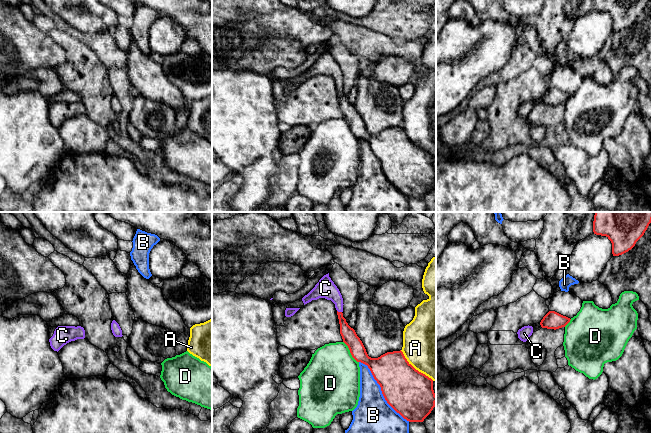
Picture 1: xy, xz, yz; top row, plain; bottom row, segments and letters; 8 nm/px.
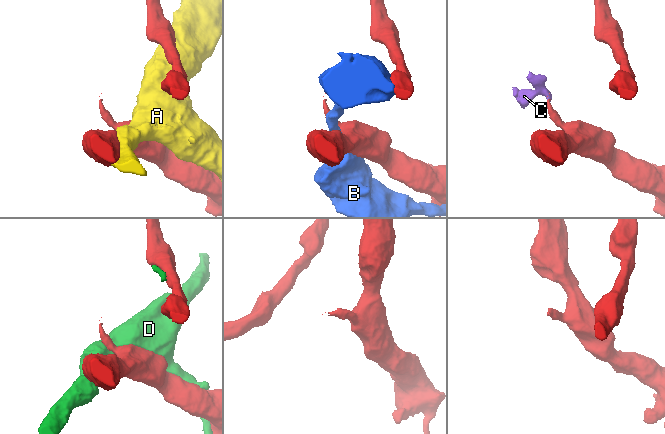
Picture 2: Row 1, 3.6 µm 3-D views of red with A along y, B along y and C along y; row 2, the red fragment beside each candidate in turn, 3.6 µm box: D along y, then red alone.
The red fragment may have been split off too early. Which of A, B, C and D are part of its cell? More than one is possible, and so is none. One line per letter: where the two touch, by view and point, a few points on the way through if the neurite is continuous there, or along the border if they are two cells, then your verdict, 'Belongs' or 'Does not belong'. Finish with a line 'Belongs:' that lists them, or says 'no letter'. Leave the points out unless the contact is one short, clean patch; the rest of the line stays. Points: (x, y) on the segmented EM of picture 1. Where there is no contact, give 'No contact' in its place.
A: Touches red at xz (414, 368). Does not belong
B: Touches red at xz (381, 390). Does not belong
C: Touches red at xz (339, 312). Path across: xz (349, 336), (339, 312), (338, 301), (325, 288). Belongs
D: Touches red at xz (350, 352). Does not belong
Belongs: C

